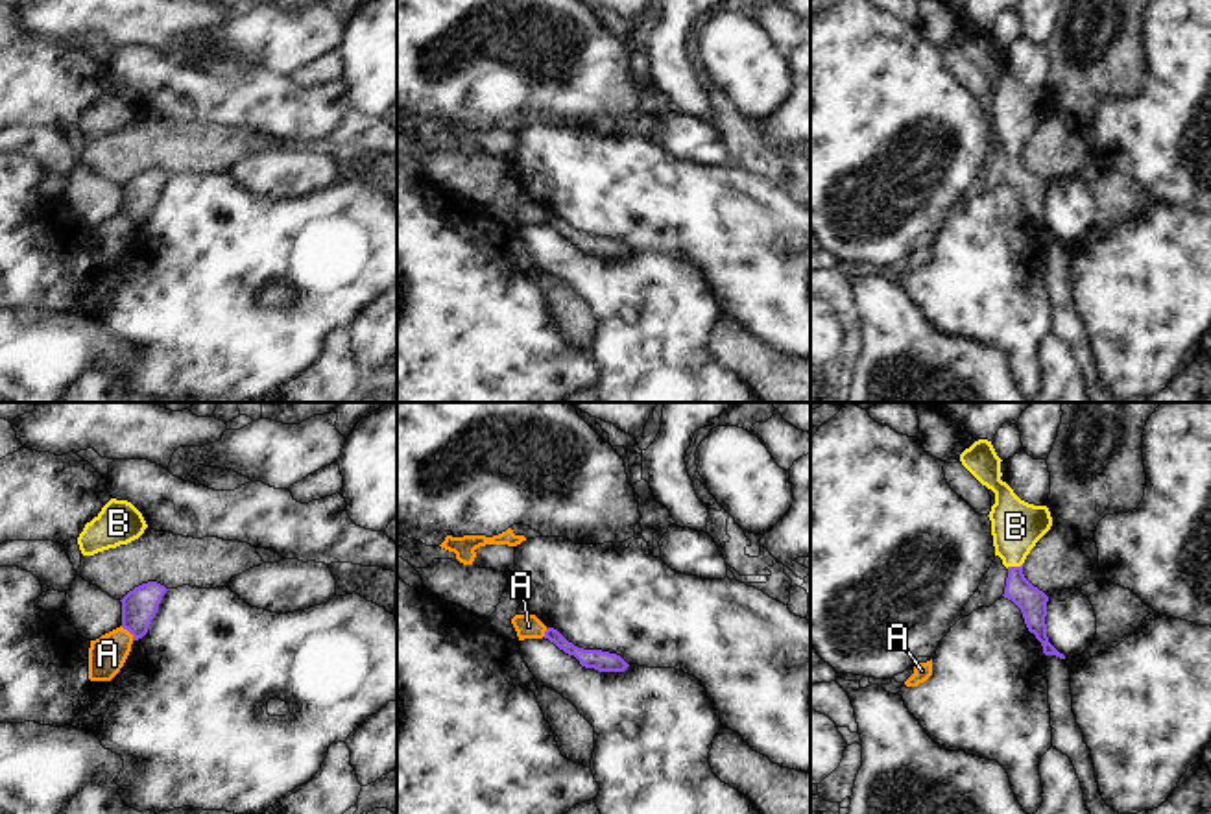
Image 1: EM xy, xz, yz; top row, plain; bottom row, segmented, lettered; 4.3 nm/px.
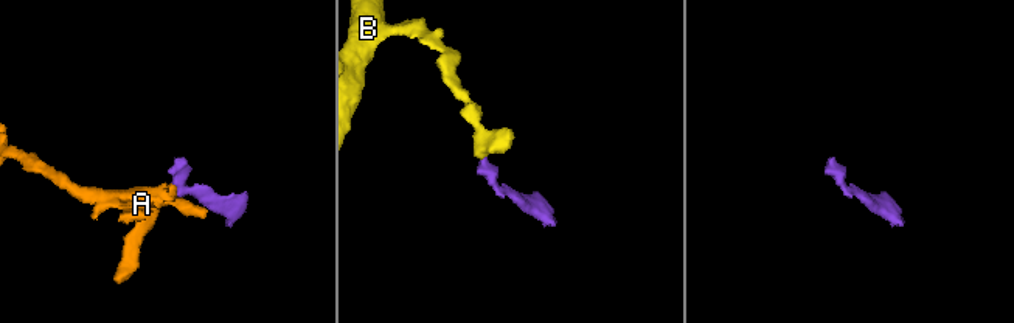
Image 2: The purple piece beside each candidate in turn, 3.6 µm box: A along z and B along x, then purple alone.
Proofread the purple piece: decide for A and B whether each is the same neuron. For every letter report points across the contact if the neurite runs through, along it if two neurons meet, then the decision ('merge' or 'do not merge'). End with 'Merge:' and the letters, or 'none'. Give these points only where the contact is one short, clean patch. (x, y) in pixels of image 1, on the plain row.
A: border along xy (120, 213), (133, 226); do not merge
B: runs through yz (1032, 189), (1018, 174), (1014, 154), (1016, 113); merge
Merge: B

